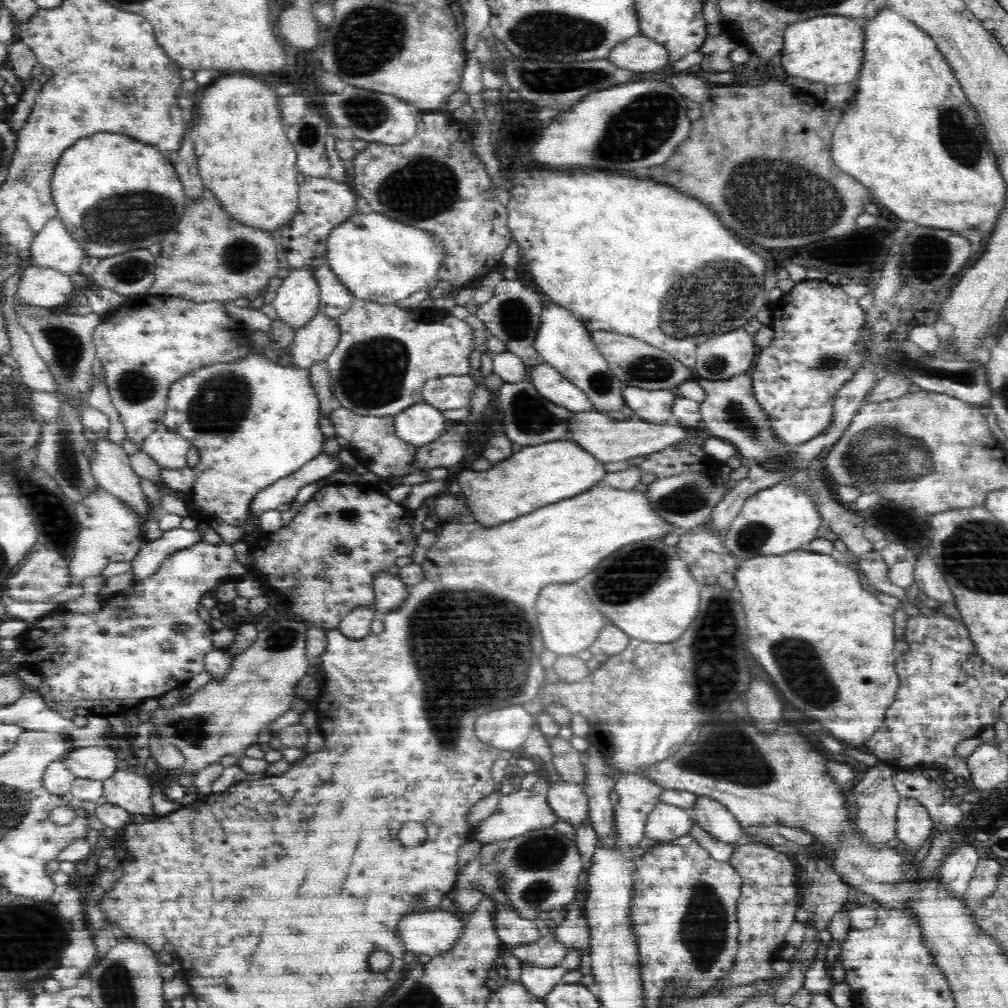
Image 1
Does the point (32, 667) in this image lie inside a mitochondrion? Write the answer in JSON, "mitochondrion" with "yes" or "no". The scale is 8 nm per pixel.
{"mitochondrion":"no"}

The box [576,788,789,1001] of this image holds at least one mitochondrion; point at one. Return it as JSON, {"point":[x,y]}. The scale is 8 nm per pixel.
{"point":[704,925]}

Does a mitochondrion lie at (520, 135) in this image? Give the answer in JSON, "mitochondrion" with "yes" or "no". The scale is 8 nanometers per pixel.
{"mitochondrion":"no"}

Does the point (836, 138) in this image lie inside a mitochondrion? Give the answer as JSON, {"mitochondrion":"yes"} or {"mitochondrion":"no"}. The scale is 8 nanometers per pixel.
{"mitochondrion":"no"}

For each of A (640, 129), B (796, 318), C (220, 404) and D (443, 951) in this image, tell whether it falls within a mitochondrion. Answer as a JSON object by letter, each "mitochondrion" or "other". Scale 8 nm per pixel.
{"A":"mitochondrion","B":"other","C":"mitochondrion","D":"other"}

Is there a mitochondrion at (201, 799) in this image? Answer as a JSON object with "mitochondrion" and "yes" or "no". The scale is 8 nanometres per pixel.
{"mitochondrion":"no"}

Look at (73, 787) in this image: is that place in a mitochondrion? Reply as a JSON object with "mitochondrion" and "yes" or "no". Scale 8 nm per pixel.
{"mitochondrion":"no"}

